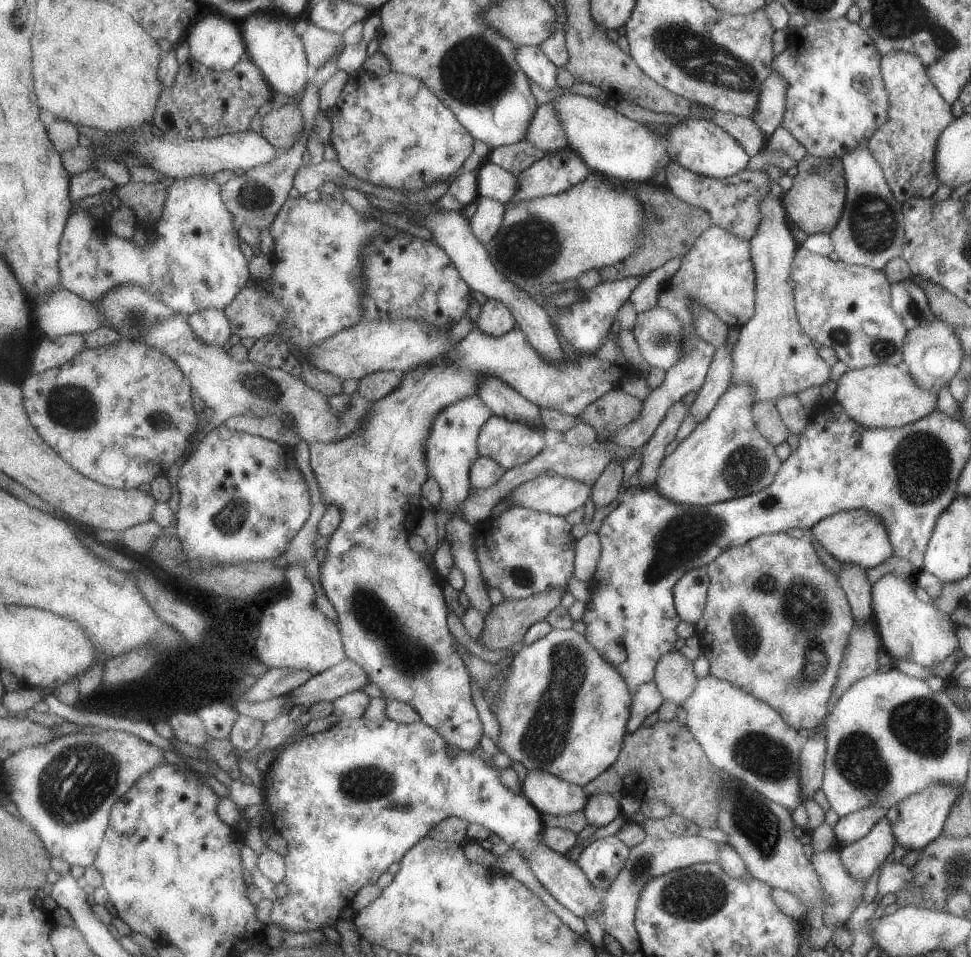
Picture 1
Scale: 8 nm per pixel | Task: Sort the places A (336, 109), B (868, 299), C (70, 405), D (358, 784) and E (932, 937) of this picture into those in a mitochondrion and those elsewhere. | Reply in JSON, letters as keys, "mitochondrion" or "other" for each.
{"A":"other","B":"other","C":"mitochondrion","D":"mitochondrion","E":"other"}

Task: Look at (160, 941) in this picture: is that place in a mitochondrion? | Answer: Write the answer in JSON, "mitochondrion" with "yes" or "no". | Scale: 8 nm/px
{"mitochondrion":"no"}

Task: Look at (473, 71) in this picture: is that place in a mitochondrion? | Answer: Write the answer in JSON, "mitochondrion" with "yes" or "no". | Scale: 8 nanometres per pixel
{"mitochondrion":"yes"}

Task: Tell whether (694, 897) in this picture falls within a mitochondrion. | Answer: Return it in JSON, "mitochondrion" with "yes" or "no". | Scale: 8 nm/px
{"mitochondrion":"yes"}

